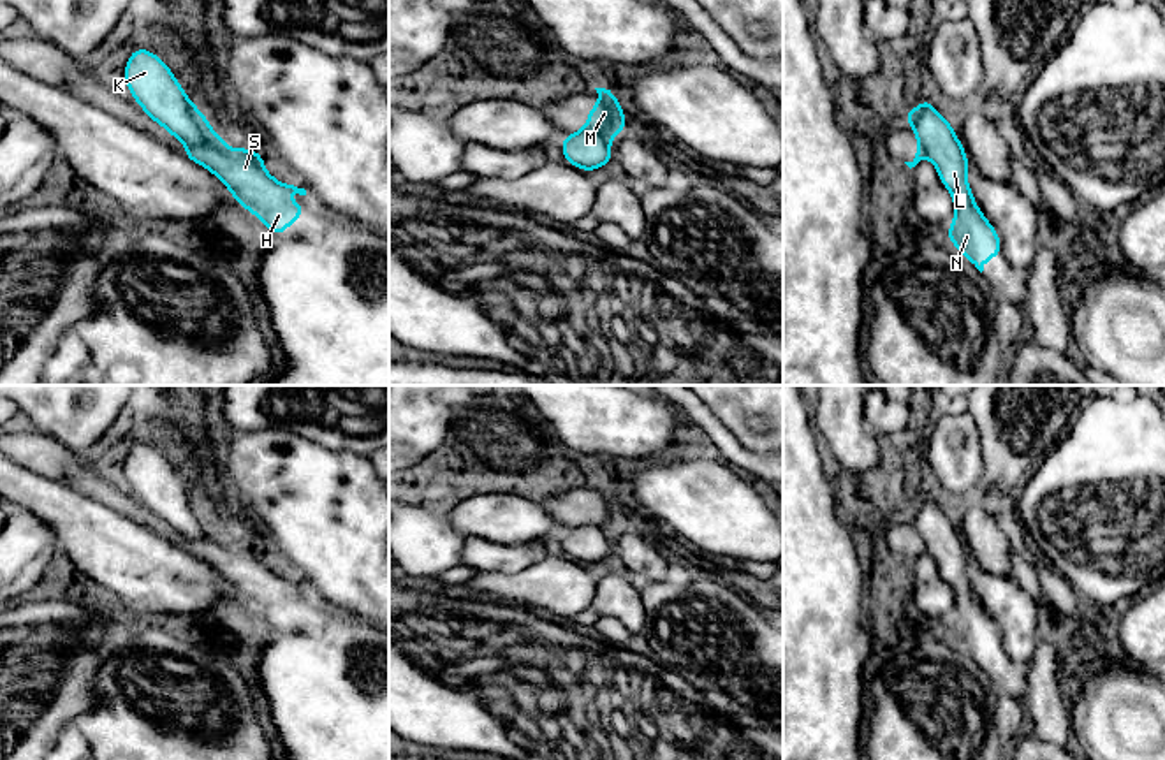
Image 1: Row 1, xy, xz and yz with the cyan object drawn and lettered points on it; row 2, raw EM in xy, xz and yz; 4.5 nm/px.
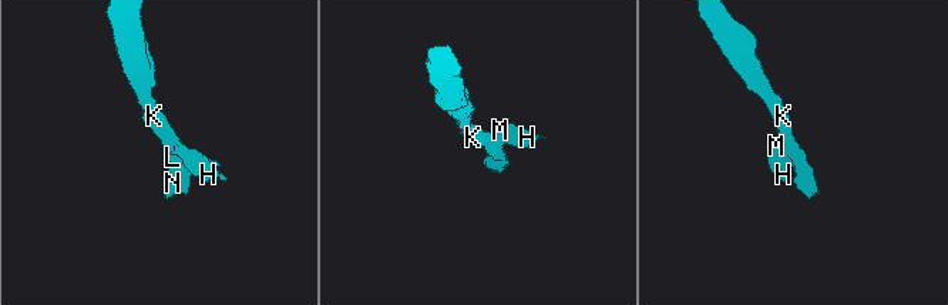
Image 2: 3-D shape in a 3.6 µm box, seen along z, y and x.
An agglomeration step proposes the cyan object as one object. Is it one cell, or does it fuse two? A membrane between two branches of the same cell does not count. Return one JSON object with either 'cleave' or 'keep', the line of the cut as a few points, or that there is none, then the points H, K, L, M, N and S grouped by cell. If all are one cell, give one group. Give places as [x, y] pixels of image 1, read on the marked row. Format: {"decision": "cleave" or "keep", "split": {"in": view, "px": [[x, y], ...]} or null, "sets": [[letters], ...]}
{"decision": "cleave", "split": {"in": "xz", "px": [[583, 129], [611, 138]]}, "sets": [["H", "M", "S"], ["K", "L", "N"]]}

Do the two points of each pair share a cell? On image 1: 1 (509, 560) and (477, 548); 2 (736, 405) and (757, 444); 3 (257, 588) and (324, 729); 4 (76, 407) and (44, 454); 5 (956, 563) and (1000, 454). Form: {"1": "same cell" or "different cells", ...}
{"1": "same cell", "2": "same cell", "3": "different cells", "4": "different cells", "5": "different cells"}

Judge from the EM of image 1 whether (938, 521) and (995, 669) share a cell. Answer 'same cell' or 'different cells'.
same cell

